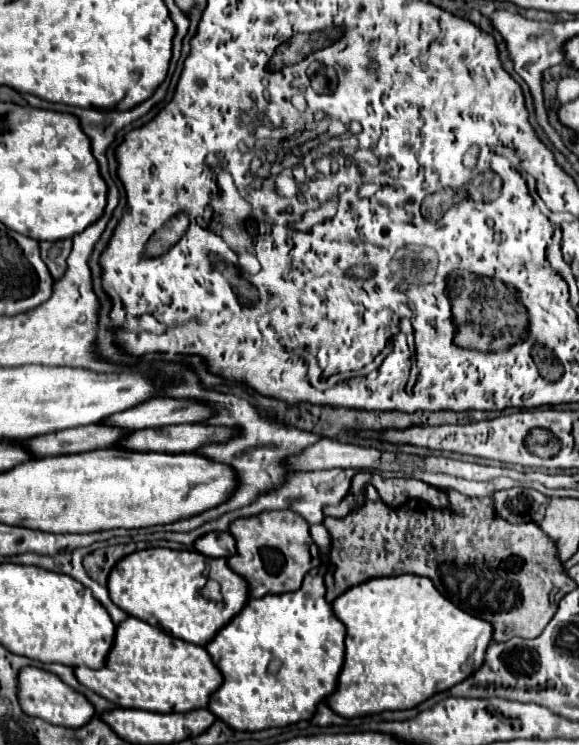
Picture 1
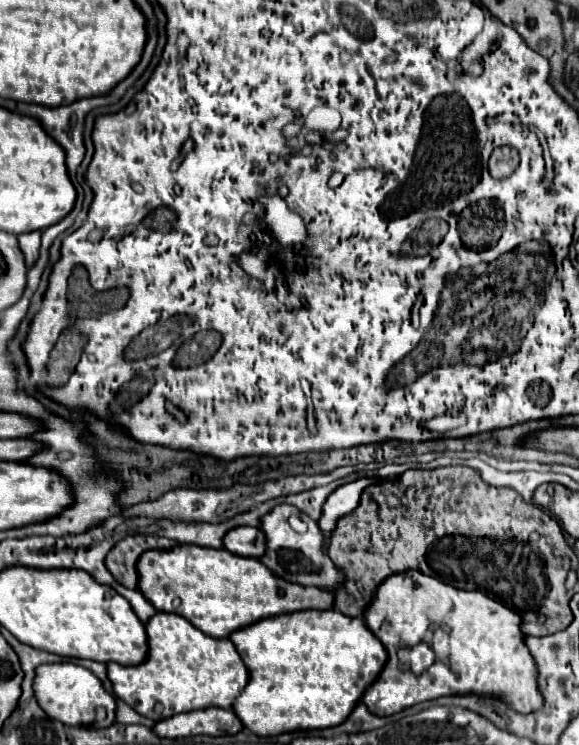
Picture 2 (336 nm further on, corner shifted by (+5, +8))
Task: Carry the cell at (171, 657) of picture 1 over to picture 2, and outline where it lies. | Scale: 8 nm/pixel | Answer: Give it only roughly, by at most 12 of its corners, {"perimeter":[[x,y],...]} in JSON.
{"perimeter":[[155,614],[143,664],[107,664],[155,722],[233,706],[249,674],[229,638]]}

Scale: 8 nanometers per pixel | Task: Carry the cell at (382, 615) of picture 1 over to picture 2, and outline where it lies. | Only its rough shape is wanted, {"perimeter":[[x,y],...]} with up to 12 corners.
{"perimeter":[[417,570],[365,622],[377,716],[453,694],[541,710],[521,616]]}

